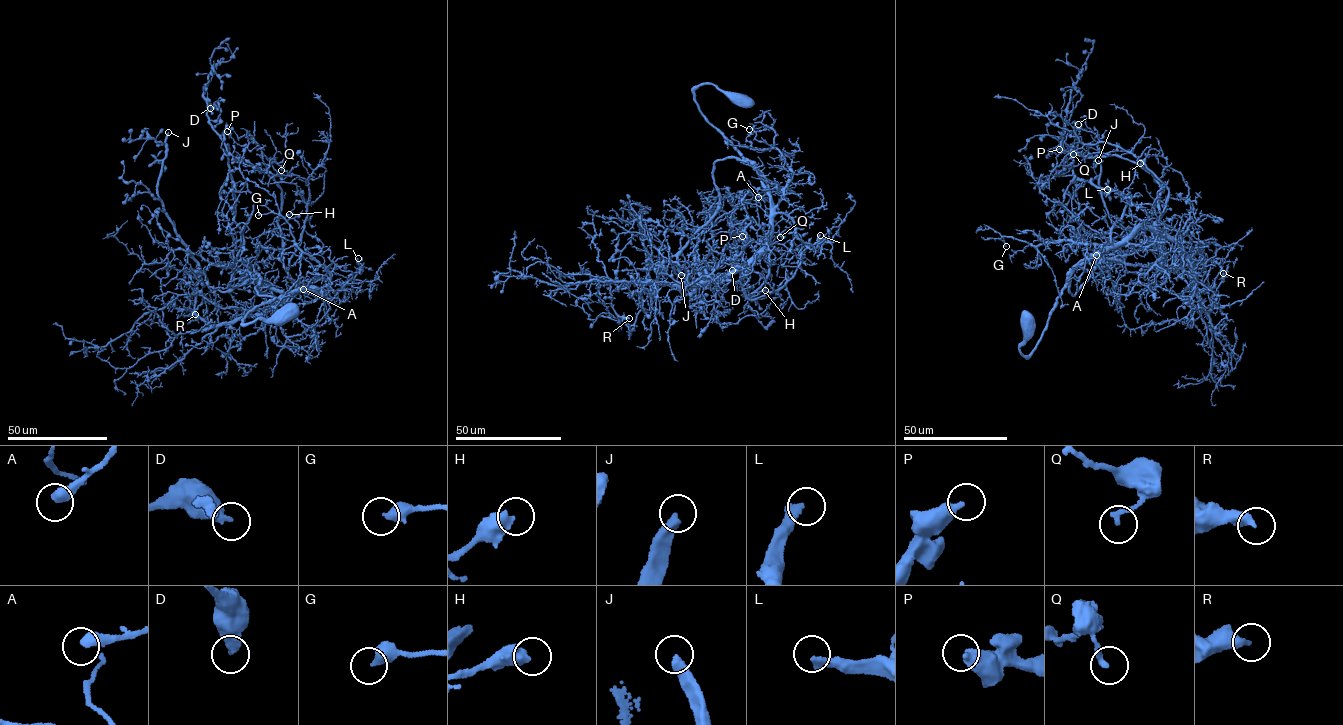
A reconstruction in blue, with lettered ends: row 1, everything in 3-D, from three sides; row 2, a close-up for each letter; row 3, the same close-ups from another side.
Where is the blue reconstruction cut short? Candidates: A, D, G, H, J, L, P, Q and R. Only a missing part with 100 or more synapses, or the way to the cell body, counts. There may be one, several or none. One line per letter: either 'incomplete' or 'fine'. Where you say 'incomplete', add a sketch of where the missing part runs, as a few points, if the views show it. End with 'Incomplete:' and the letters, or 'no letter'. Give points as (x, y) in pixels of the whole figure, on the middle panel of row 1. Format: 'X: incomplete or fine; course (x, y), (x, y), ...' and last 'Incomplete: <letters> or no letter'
A: fine
D: fine
G: fine
H: fine
J: incomplete; course (681, 275), (691, 267), (681, 282), (689, 296), (680, 298), (683, 303), (662, 302), (656, 312)
L: incomplete; course (820, 235), (825, 229), (839, 231), (845, 226), (850, 232), (850, 227)
P: fine
Q: fine
R: fine
Incomplete: J, L

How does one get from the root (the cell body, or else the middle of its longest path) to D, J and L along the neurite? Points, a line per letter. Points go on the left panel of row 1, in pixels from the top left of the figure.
D: (286, 313), (242, 323), (286, 295), (258, 294), (260, 276), (229, 291), (243, 239), (210, 108)
J: (286, 313), (242, 323), (248, 311), (286, 295), (258, 294), (256, 274), (211, 291), (158, 195), (168, 132)
L: (286, 313), (242, 323), (248, 311), (290, 293), (333, 297), (356, 275), (358, 258)

